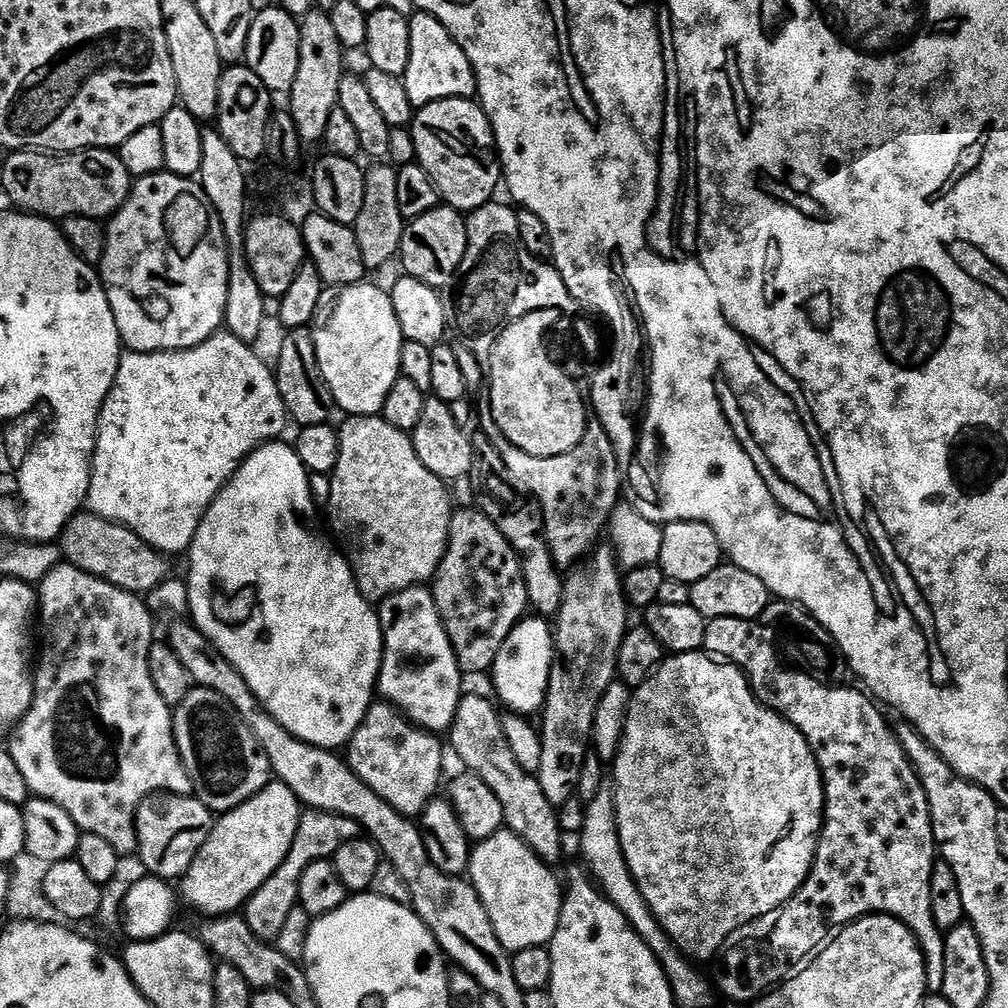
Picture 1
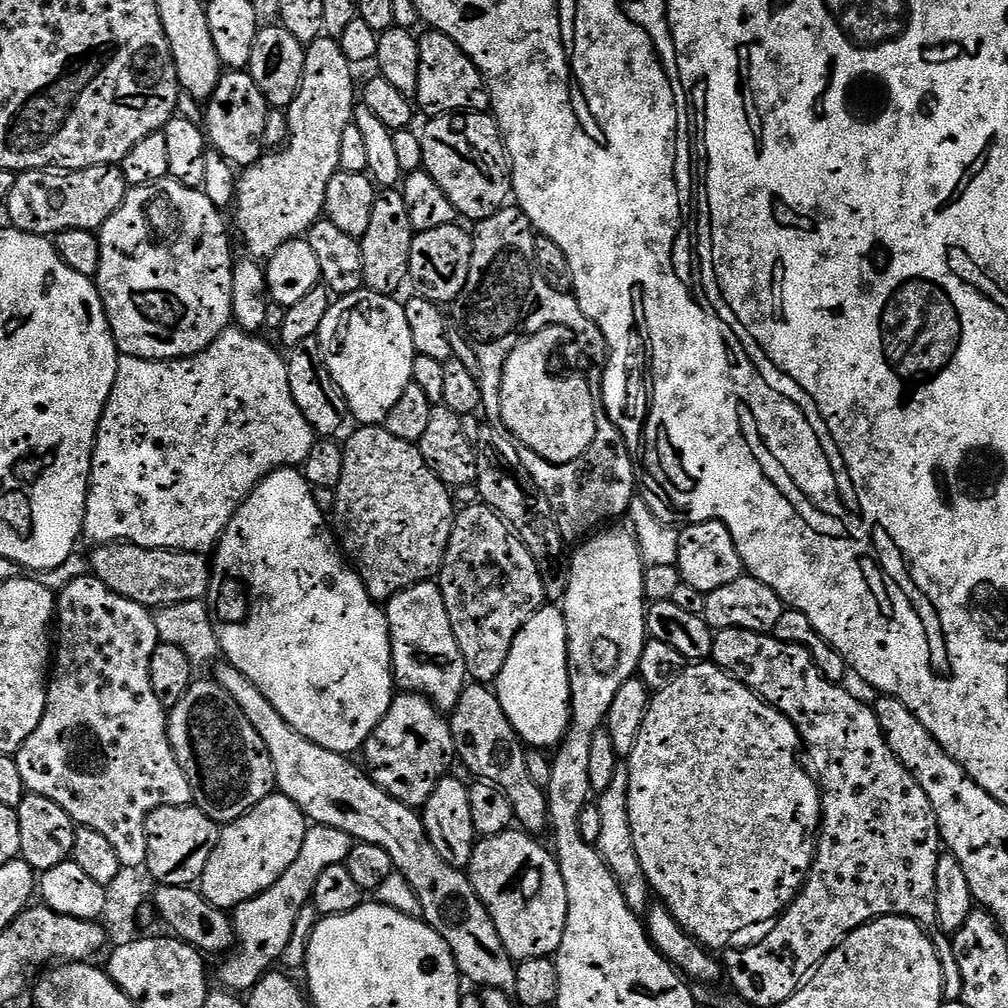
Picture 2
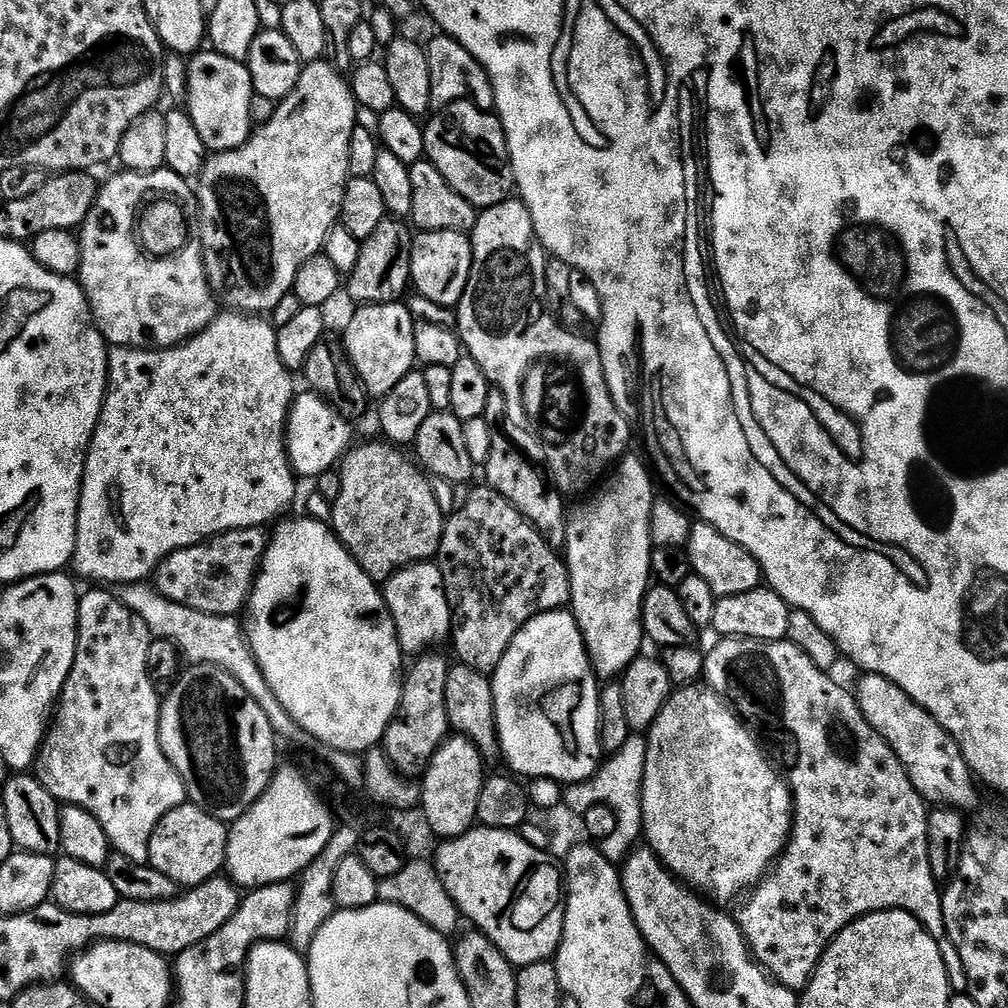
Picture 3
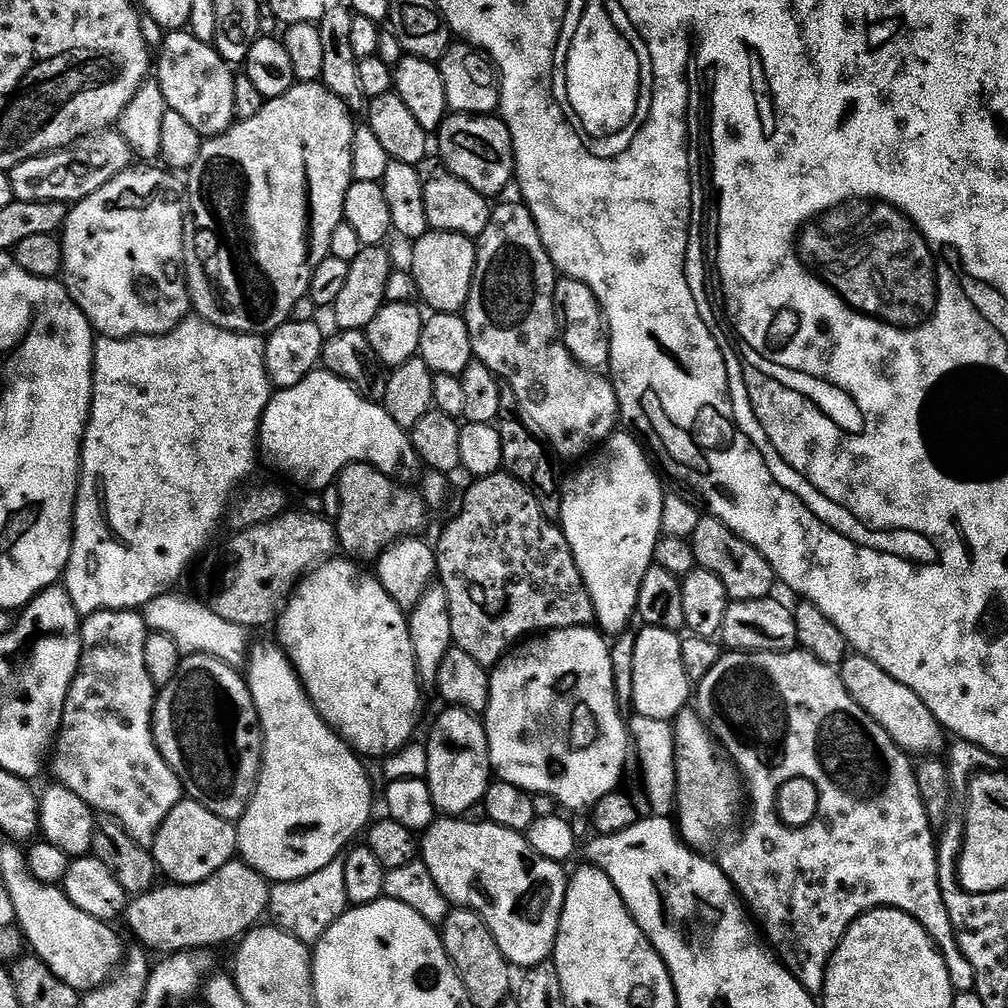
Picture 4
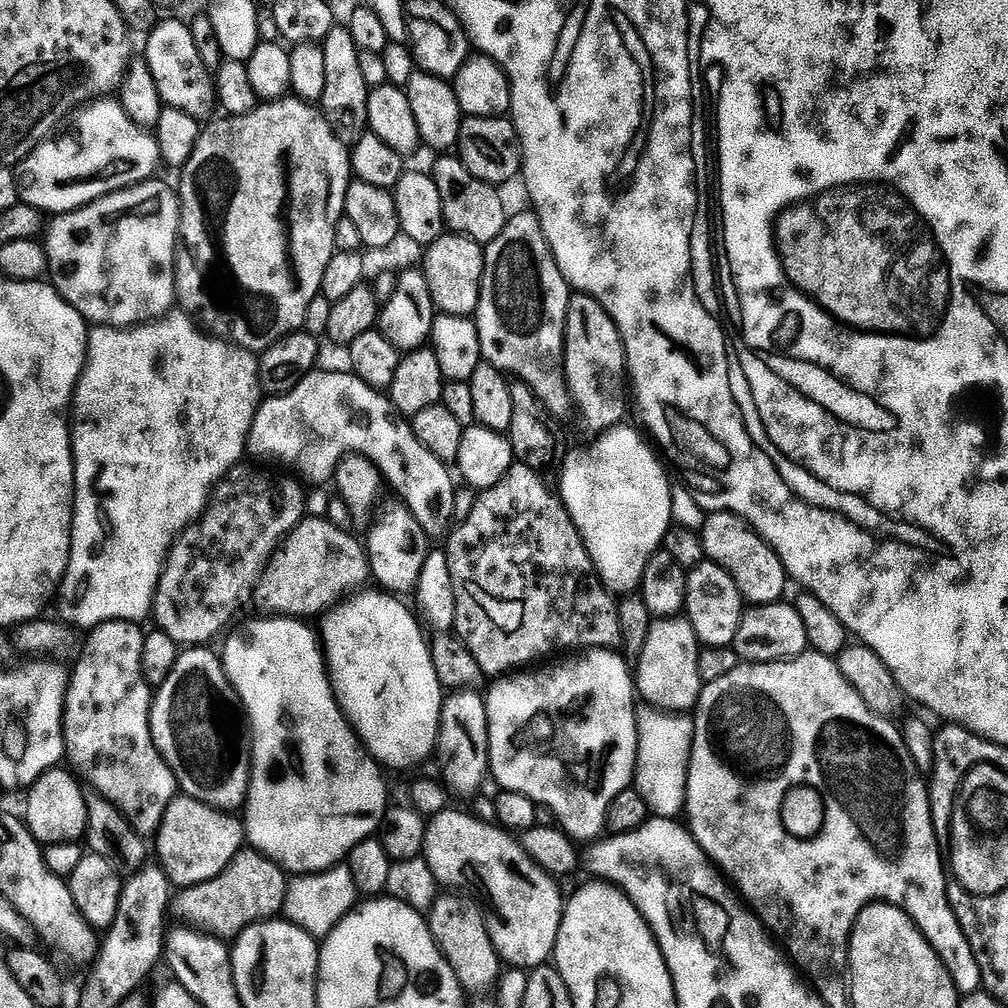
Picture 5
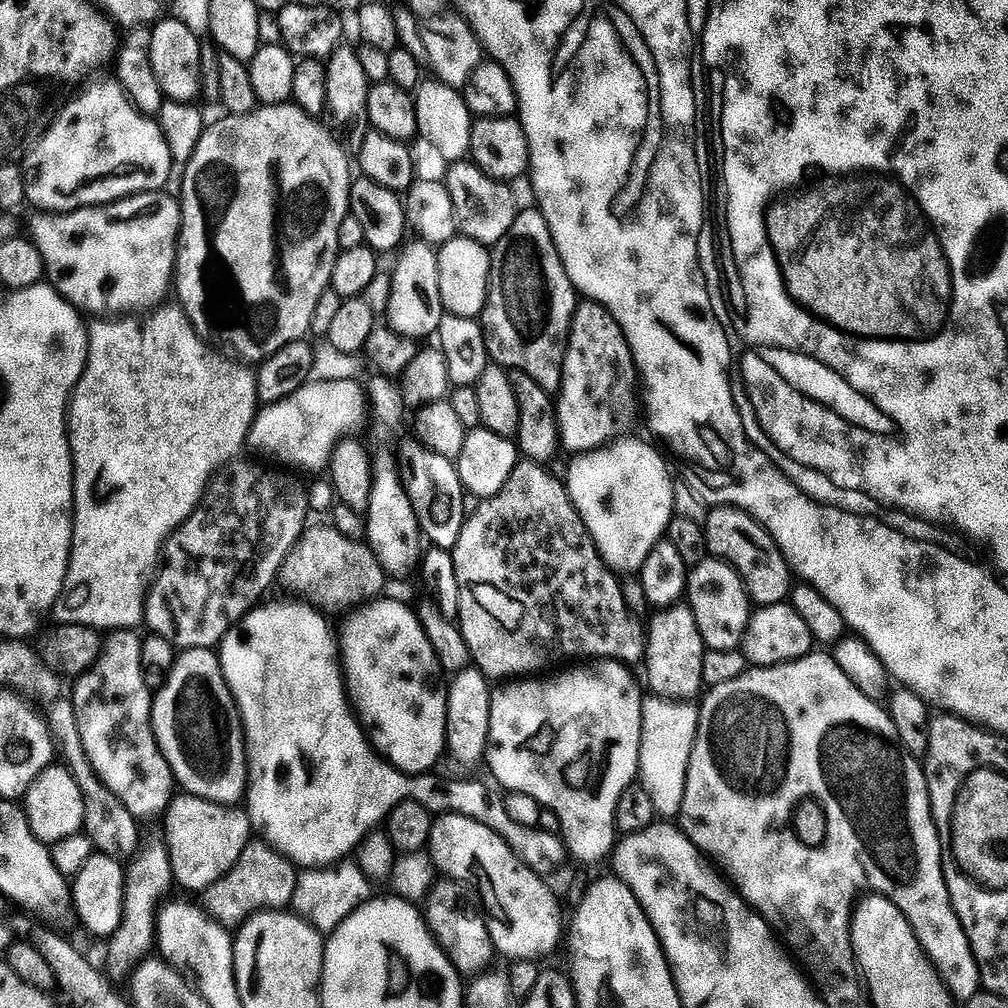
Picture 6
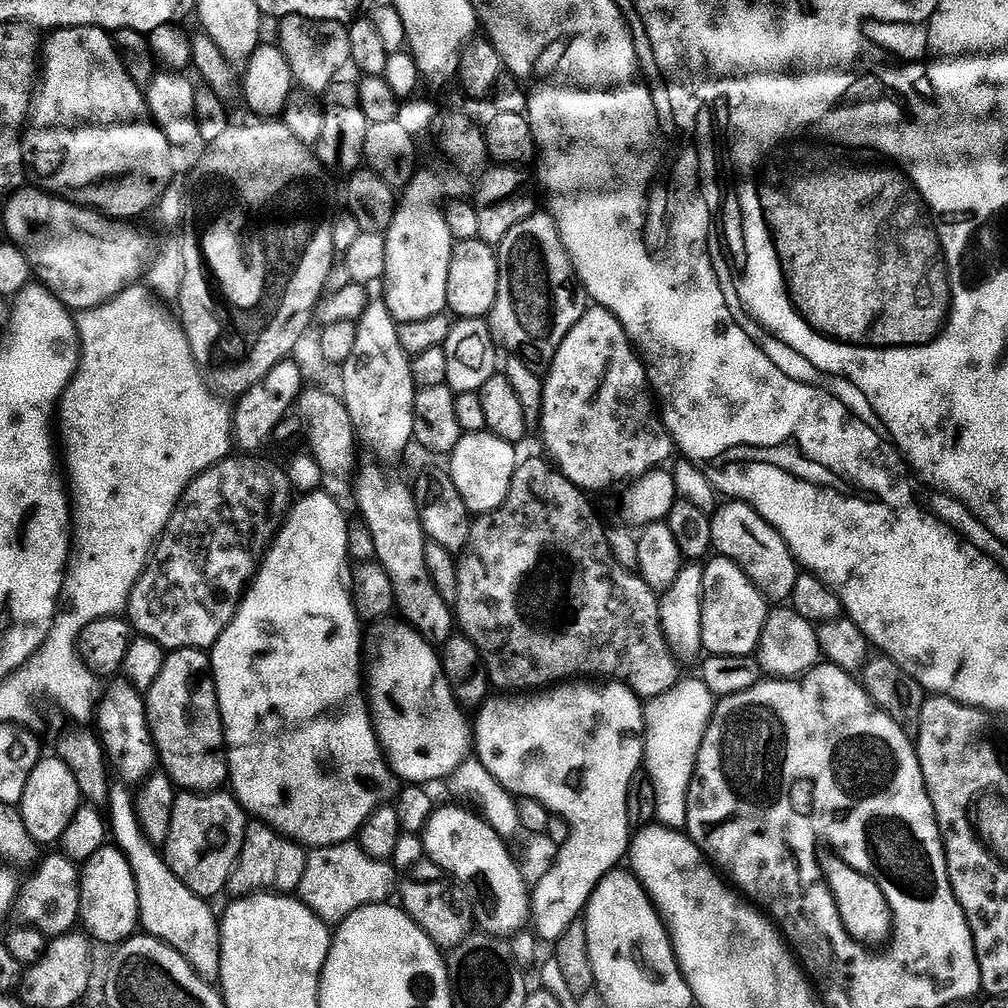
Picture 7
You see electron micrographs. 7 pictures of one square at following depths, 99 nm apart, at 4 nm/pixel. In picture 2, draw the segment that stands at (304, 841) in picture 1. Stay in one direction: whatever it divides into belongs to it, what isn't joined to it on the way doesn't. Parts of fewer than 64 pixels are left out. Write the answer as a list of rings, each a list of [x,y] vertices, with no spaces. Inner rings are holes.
[[[311,825],[298,858],[294,858],[294,866],[290,866],[290,870],[286,870],[286,874],[282,874],[274,886],[237,906],[230,916],[235,944],[227,957],[229,960],[220,968],[220,980],[225,989],[236,994],[247,993],[279,961],[283,950],[290,945],[292,936],[297,935],[301,917],[309,907],[312,891],[318,878],[322,878],[322,871],[332,865],[345,863],[353,843],[351,836],[333,827]]]

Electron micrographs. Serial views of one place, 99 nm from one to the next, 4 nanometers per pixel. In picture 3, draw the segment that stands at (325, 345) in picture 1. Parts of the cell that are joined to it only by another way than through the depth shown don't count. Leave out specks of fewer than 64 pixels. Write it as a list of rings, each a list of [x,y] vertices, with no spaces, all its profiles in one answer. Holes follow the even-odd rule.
[[[404,302],[366,304],[355,310],[352,321],[344,328],[344,348],[357,378],[361,380],[363,391],[369,397],[383,398],[402,382],[402,378],[406,378],[408,372],[413,371],[417,363],[414,350],[416,320]]]

